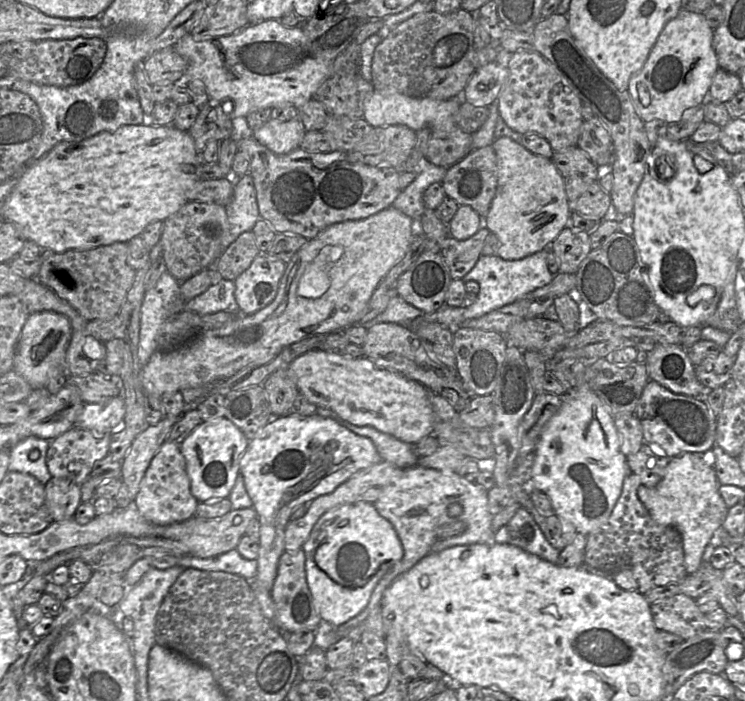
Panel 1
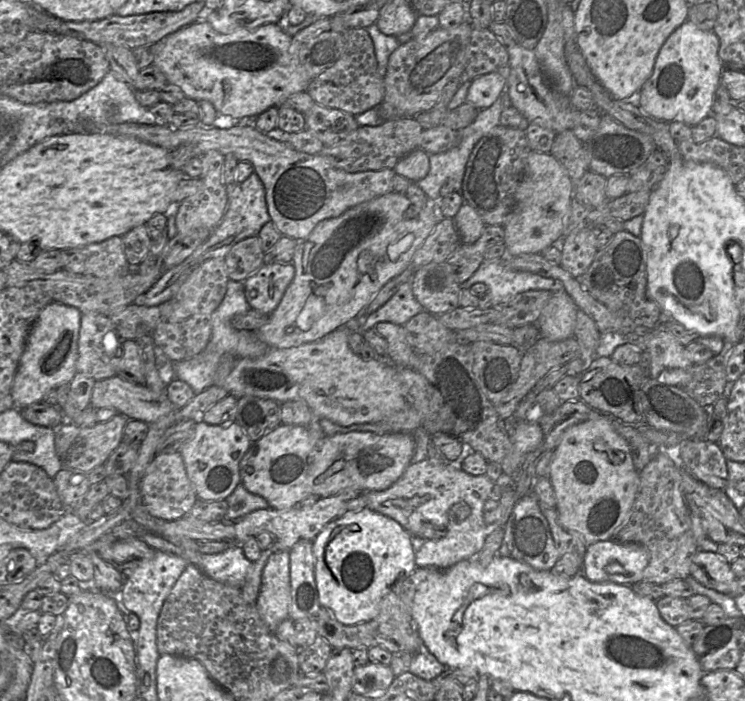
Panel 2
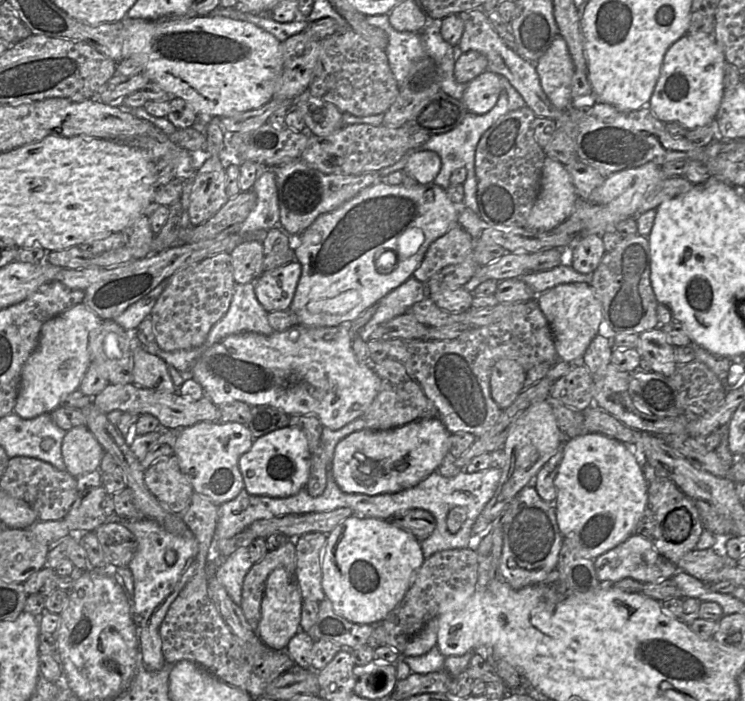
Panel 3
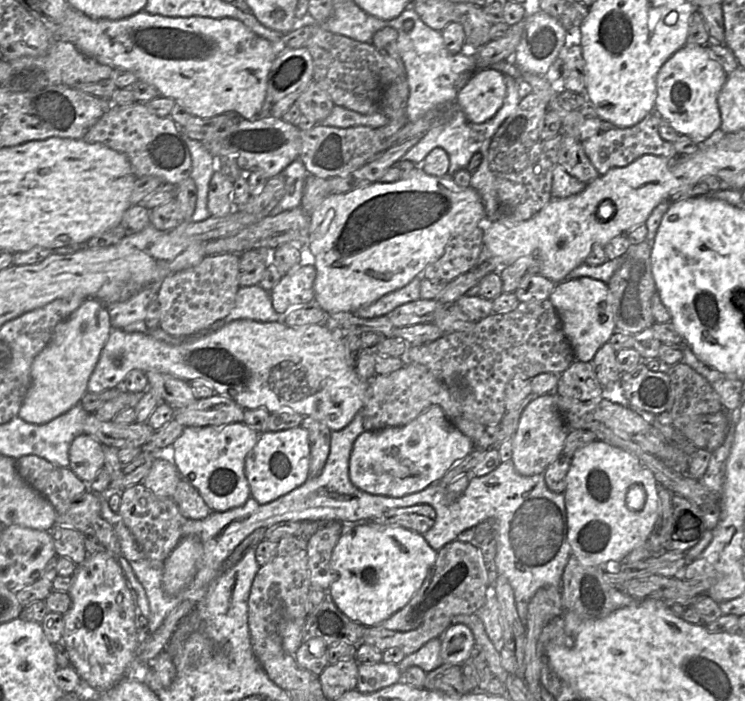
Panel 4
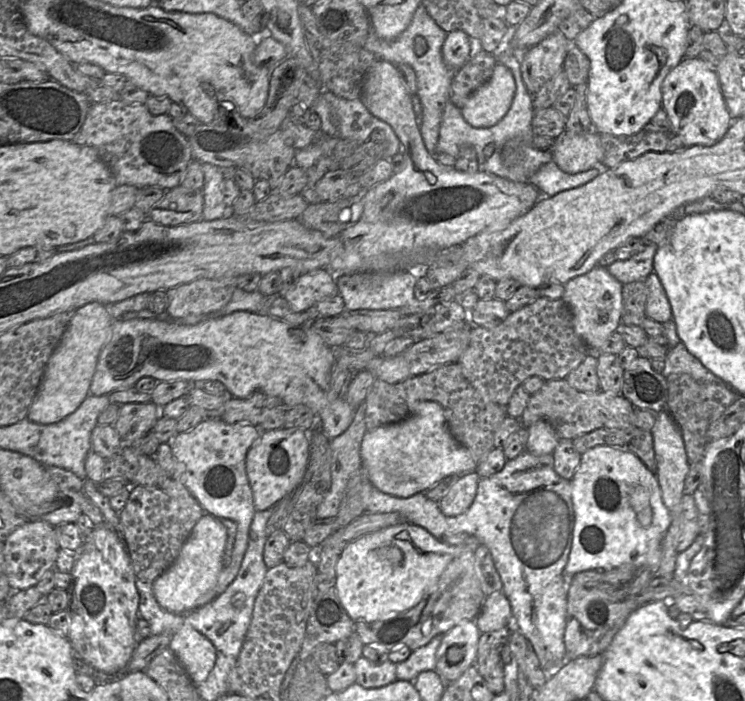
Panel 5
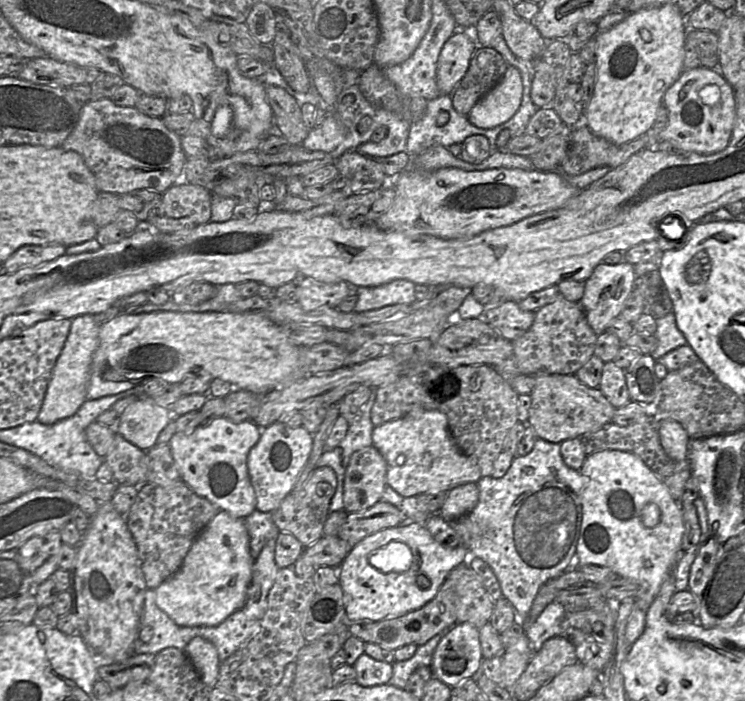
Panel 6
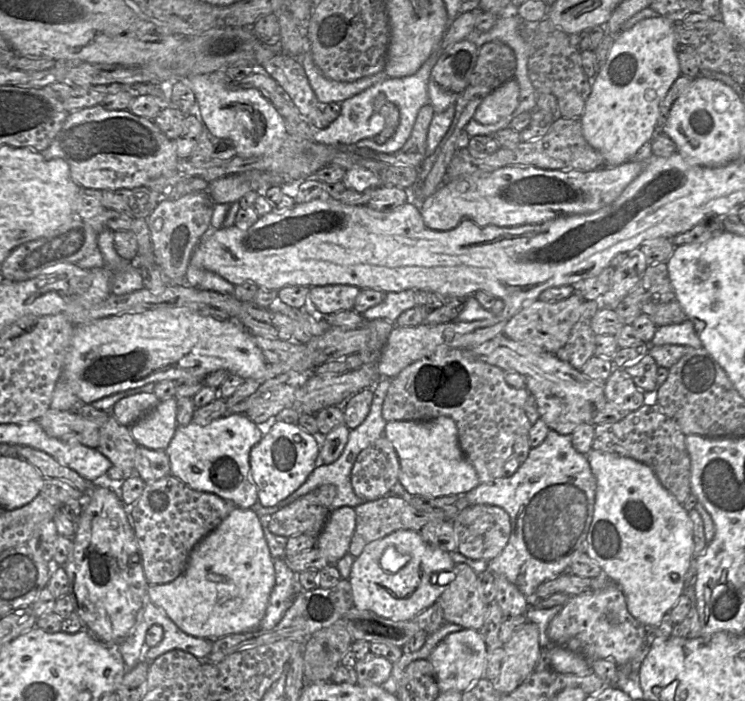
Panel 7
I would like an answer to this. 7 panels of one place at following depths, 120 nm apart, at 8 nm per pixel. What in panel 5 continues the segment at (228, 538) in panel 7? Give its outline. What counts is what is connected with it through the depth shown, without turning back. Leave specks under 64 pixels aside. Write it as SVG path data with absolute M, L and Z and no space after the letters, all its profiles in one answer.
M209 514L196 523L172 565L153 582L158 604L175 614L188 614L215 599L215 585L224 568L227 530L219 518Z

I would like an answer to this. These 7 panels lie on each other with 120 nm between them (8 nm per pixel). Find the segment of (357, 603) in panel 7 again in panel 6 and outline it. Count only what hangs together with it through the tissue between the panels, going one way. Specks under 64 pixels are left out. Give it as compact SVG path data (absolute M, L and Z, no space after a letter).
M405 522L371 534L352 547L338 567L338 583L343 590L346 616L349 621L381 621L392 616L401 616L417 610L431 601L449 573L458 565L468 562L469 550L462 544L446 547L437 542L424 523Z

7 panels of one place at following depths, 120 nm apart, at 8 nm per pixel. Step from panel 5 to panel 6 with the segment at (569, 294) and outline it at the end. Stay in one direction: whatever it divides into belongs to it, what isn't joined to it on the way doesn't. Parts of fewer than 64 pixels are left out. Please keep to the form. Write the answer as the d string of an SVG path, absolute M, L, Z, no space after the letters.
M625 261L615 265L599 263L590 277L584 281L584 294L579 304L585 312L588 324L596 335L605 332L610 322L619 317L625 301L633 288L636 287L636 279L634 265Z

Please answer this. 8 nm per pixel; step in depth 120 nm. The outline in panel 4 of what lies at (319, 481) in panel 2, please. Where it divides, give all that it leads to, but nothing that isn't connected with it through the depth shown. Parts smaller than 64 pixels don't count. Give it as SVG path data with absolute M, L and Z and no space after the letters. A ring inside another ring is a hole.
M431 405L404 426L361 433L351 451L349 478L369 494L402 497L440 482L450 467L473 449L473 441L448 420L441 407ZM302 427L260 433L254 448L245 459L245 475L251 496L259 504L267 504L303 485L309 478L310 444Z

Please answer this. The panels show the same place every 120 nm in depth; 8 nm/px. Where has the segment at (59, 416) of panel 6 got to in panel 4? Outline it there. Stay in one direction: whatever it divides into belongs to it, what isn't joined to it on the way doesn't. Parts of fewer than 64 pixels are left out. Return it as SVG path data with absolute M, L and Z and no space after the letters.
M87 298L65 320L59 322L48 345L35 357L31 366L31 384L18 416L32 424L46 424L77 405L88 392L87 385L112 330L107 307L96 298Z

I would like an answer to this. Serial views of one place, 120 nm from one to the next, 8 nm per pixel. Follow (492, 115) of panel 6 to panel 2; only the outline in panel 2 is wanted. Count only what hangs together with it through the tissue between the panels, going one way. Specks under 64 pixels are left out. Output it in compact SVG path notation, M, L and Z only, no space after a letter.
M492 72L475 78L467 93L467 102L479 110L490 107L506 90L506 79Z

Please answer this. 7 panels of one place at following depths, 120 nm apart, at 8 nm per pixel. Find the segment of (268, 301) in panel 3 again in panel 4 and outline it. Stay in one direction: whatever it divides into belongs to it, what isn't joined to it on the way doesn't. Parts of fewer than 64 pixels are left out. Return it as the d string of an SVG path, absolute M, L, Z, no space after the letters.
M298 265L282 276L269 292L274 310L284 315L290 309L314 299L316 269L312 265Z

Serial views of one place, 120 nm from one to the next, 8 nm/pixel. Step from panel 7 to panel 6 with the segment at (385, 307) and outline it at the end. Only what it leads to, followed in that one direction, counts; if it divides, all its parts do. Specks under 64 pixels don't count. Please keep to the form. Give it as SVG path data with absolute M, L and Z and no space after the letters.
M397 279L379 286L357 287L354 311L362 313L395 304L411 305L416 301L416 284L405 279Z

